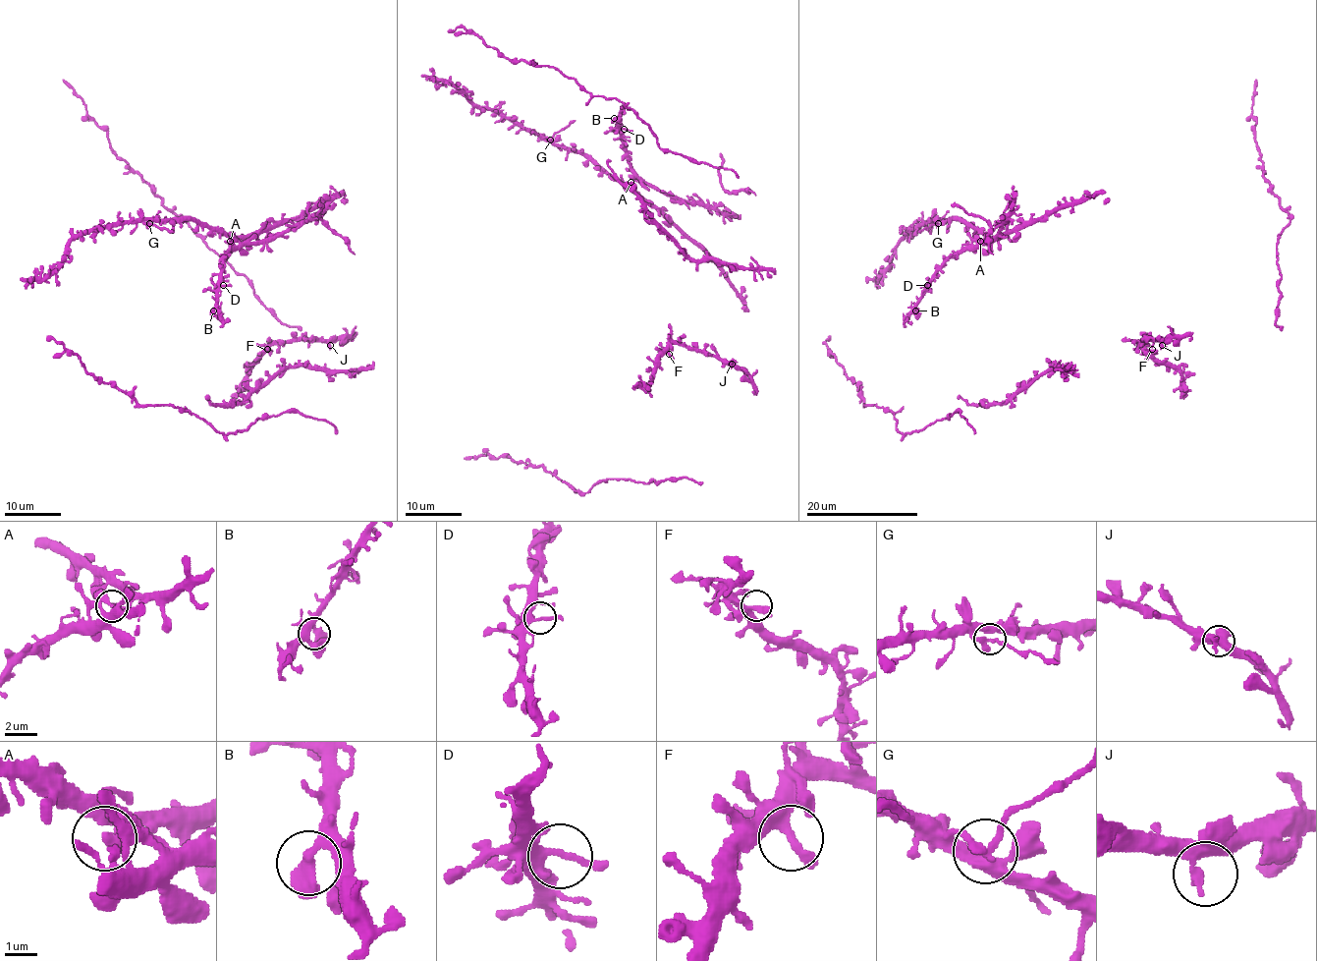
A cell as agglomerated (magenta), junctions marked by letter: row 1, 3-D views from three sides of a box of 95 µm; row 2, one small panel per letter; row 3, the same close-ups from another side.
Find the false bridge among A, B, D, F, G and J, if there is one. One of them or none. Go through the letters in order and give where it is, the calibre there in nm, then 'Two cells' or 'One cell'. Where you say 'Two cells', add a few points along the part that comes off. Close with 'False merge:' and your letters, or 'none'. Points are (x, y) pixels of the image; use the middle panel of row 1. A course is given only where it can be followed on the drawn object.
A: Place: (631, 182). Thickness 260 nm. One cell
B: Place: (614, 118). Thickness 400 nm. One cell
D: Place: (624, 129). Thickness 280 nm. One cell
F: Place: (669, 354). Thickness 360 nm. One cell
G: Place: (550, 140). Thickness 280 nm. Two cells. Course of the part to remove: (550, 141), (576, 121)
J: Place: (732, 364). Thickness 240 nm. One cell
False merge: G

